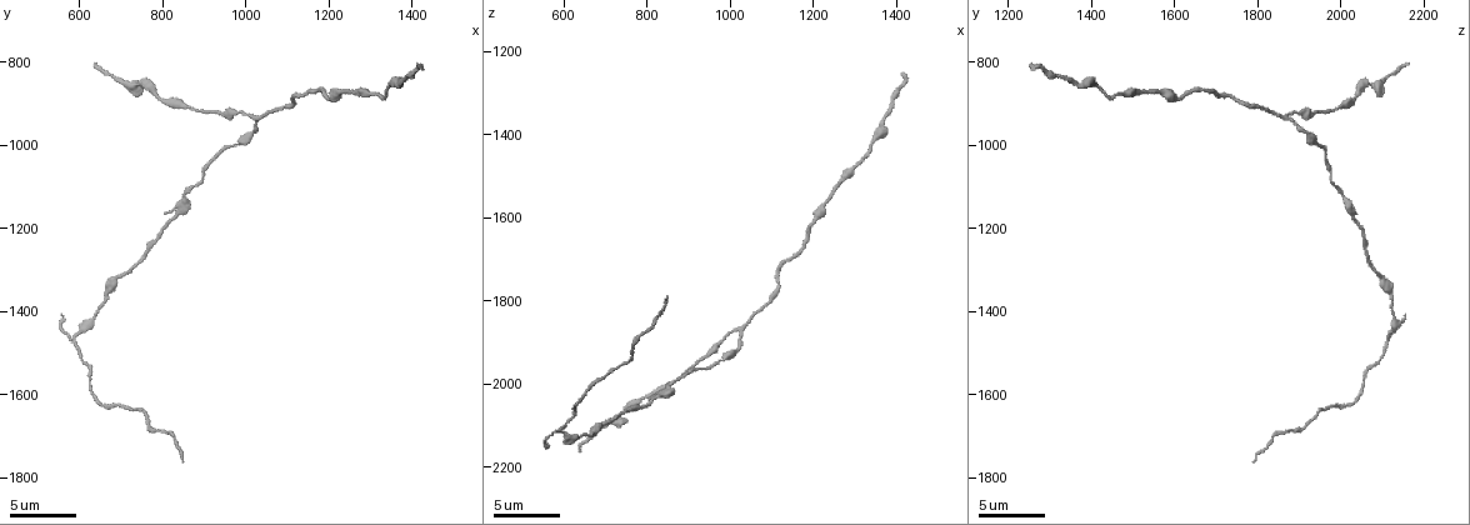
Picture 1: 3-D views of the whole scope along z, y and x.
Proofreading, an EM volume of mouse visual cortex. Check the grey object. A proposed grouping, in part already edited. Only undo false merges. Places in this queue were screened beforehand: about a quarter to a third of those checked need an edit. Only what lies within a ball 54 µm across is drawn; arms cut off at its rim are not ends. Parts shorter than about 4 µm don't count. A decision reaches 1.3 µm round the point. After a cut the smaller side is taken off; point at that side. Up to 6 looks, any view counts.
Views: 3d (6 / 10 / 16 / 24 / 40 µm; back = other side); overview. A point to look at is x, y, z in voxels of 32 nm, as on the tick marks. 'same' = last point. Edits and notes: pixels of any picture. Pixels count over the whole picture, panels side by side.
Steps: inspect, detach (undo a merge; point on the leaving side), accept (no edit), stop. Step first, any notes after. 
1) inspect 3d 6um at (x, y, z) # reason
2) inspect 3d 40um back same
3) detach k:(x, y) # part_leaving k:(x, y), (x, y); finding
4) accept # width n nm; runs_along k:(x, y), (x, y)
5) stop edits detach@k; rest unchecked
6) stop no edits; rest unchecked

inspect 3d 10um at (670, 1355, 2115) # sudden change in width

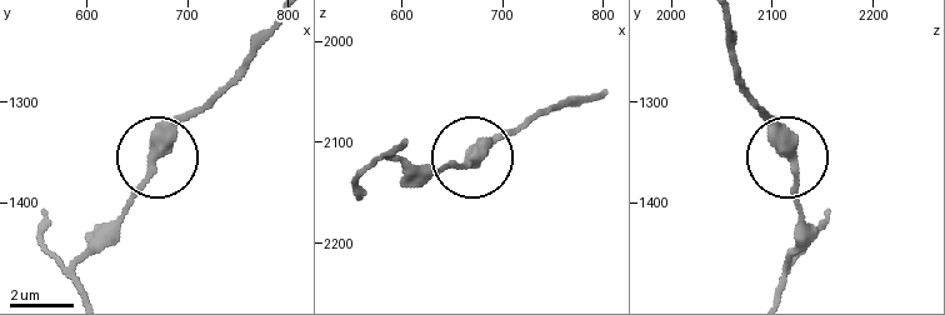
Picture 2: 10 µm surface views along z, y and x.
accept # runs_along 2:(604, 93), (504, 130), (459, 168), (410, 168); continuous, no second cell

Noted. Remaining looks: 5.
inspect 3d 10um at (590, 1460, 2110) # thin arm on a thick one

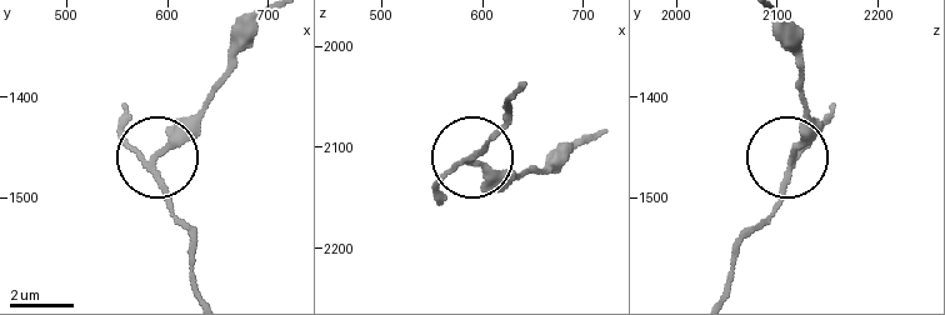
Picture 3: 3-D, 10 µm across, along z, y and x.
inspect 3d 10um back at (590, 1462, 2112)

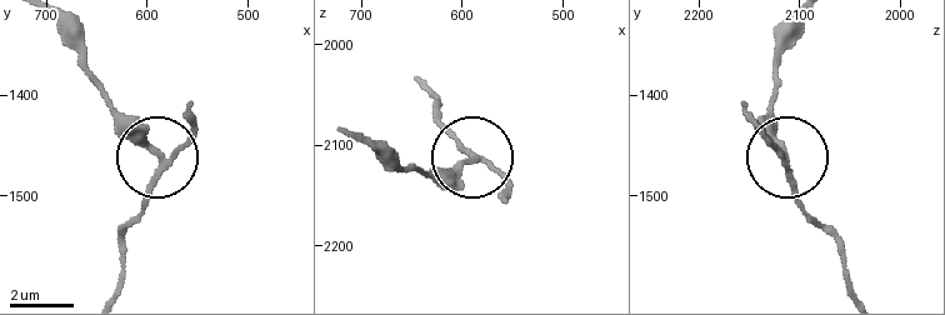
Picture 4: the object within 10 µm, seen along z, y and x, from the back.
detach 4:(191, 136) # part_leaving 4:(163, 170), (128, 224), (123, 288); a second cell is stuck on

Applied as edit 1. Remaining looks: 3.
inspect overview

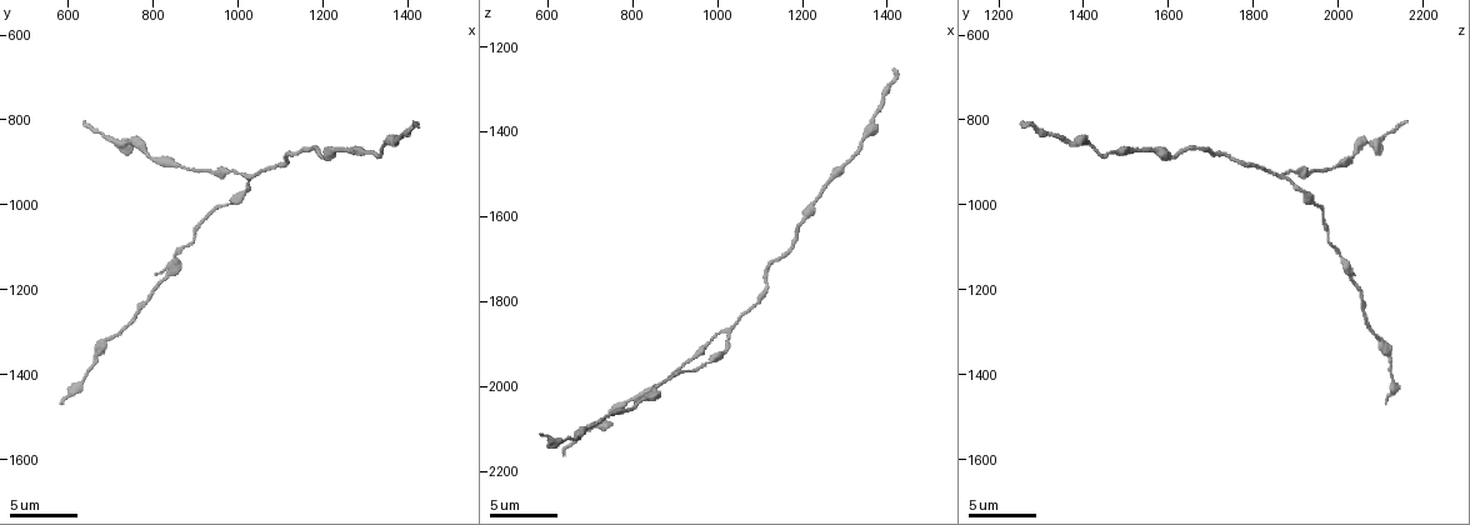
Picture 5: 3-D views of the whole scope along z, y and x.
inspect 3d 10um at (1020, 930, 1875) # branch point

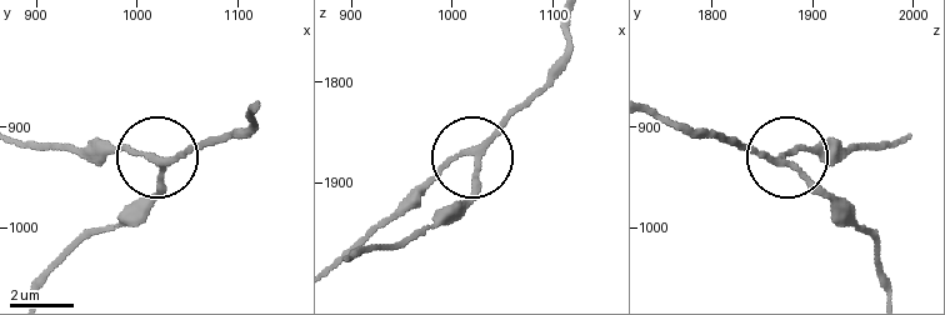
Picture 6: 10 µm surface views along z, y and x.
inspect 3d 10um back at (1020, 934, 1868)

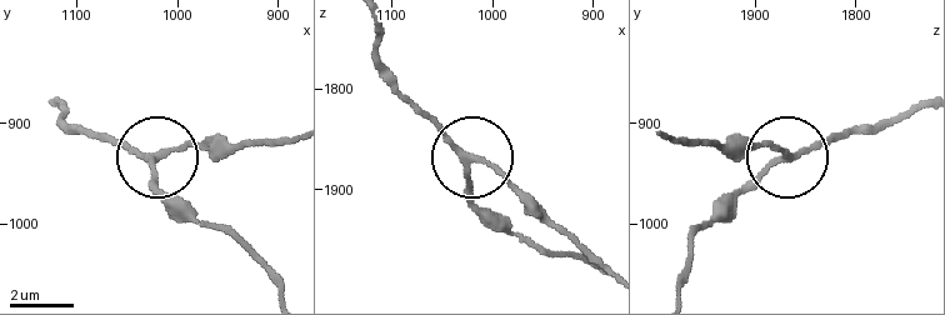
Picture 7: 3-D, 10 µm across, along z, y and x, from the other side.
accept # arms 3; runs_along 7:(680, 288), (694, 234), (783, 161), (753, 143), (723, 143); one cell here

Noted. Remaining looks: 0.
stop edits detach@4; rest unchecked

